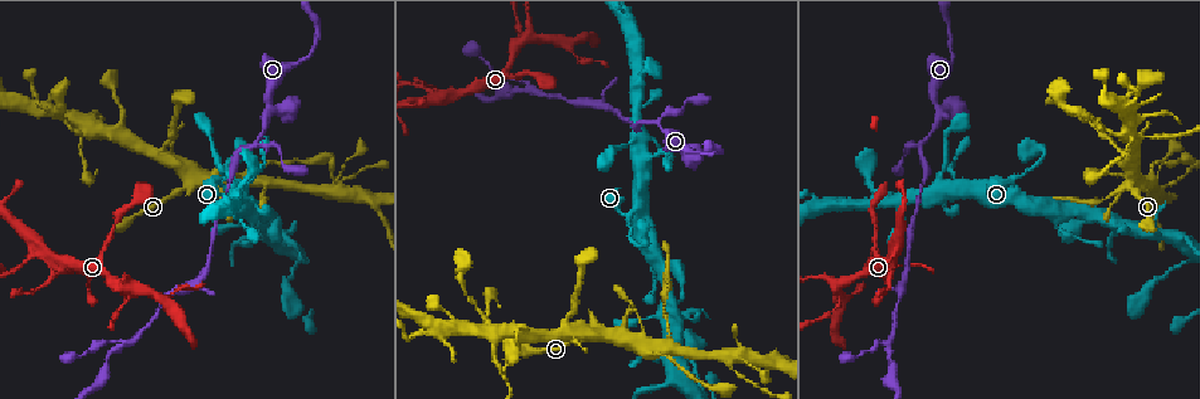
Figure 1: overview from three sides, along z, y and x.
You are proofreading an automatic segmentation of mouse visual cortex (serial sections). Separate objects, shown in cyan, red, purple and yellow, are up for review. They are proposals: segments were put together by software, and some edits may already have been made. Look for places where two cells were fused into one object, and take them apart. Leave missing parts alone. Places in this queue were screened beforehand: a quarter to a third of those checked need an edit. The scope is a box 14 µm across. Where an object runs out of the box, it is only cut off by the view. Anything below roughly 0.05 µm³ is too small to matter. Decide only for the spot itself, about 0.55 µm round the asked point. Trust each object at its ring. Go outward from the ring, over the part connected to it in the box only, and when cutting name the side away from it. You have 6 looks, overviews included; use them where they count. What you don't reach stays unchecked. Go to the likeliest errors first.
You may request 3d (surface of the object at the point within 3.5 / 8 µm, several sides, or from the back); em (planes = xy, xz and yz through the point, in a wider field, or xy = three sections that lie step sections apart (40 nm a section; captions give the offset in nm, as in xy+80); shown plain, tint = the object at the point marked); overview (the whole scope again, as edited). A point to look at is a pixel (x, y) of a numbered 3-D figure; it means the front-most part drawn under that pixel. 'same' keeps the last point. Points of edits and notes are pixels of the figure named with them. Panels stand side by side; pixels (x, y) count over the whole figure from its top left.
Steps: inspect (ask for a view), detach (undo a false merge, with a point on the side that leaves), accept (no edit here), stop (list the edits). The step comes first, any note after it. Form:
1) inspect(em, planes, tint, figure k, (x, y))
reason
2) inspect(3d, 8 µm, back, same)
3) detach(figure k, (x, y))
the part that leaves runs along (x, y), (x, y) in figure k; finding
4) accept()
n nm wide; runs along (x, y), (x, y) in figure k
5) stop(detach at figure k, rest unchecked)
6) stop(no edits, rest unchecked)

inspect(em, xy, step 2, tint, figure 1, (922, 146))

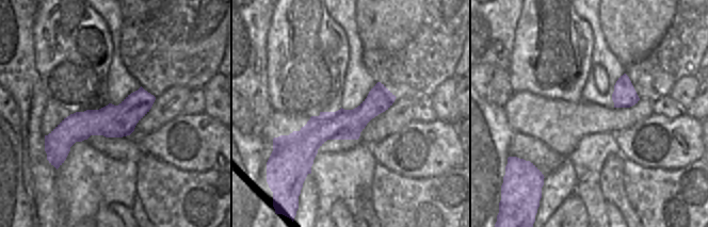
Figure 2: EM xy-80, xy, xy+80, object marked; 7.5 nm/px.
inspect(3d, 3.5 µm, same)

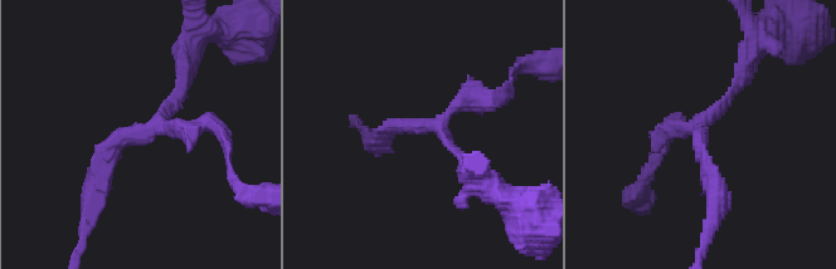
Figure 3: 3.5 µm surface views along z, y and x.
accept()
220 nm wide; runs along (391, 97), (349, 124), (285, 140) in figure 2; continuous, no second cell

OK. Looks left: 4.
inspect(3d, 3.5 µm, figure 1, (886, 342))
a fork

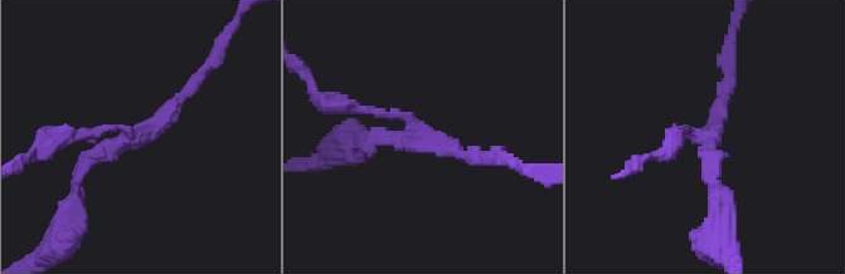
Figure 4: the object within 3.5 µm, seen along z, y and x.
inspect(em, xy, step 1, plain, figure 4, (425, 133))
3 arms; arms of 100, 200, 200 nm; now the EM

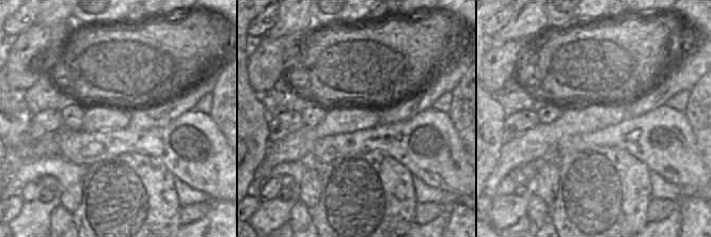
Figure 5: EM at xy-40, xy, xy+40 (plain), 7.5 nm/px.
inspect(em, xy, step 1, tint, same)

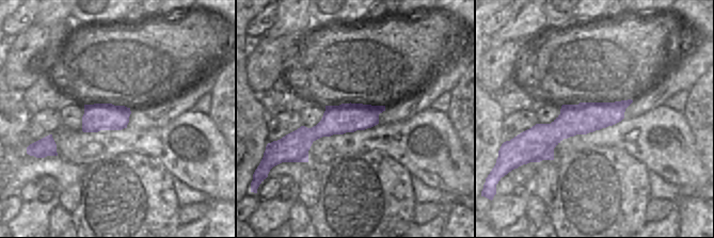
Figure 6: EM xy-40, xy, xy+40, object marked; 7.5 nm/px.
accept()
runs along (627, 102), (526, 136) in figure 6; all the same cell

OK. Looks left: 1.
inspect(3d, 3.5 µm, back, figure 1, (164, 159))
three-way junction

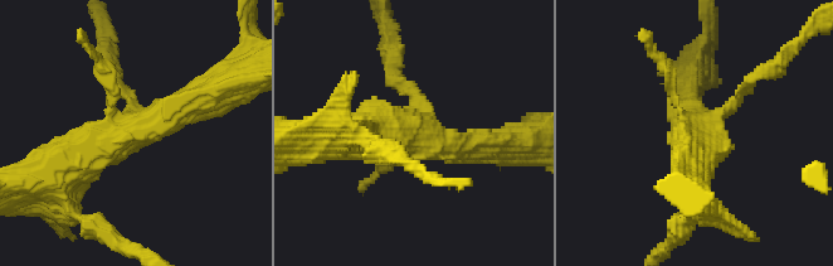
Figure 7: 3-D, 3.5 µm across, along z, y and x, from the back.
accept()
runs along (58, 182), (84, 154), (201, 100) in figure 7; all the same cell

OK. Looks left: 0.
stop(no edits, rest unchecked)

